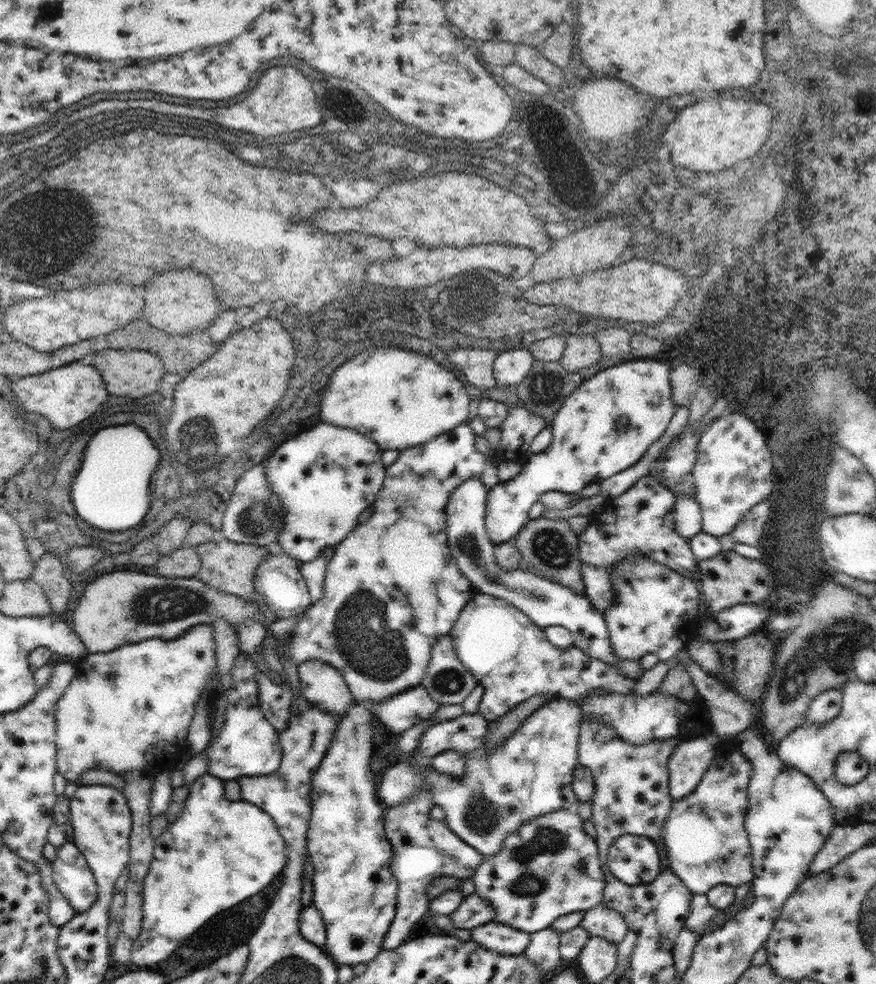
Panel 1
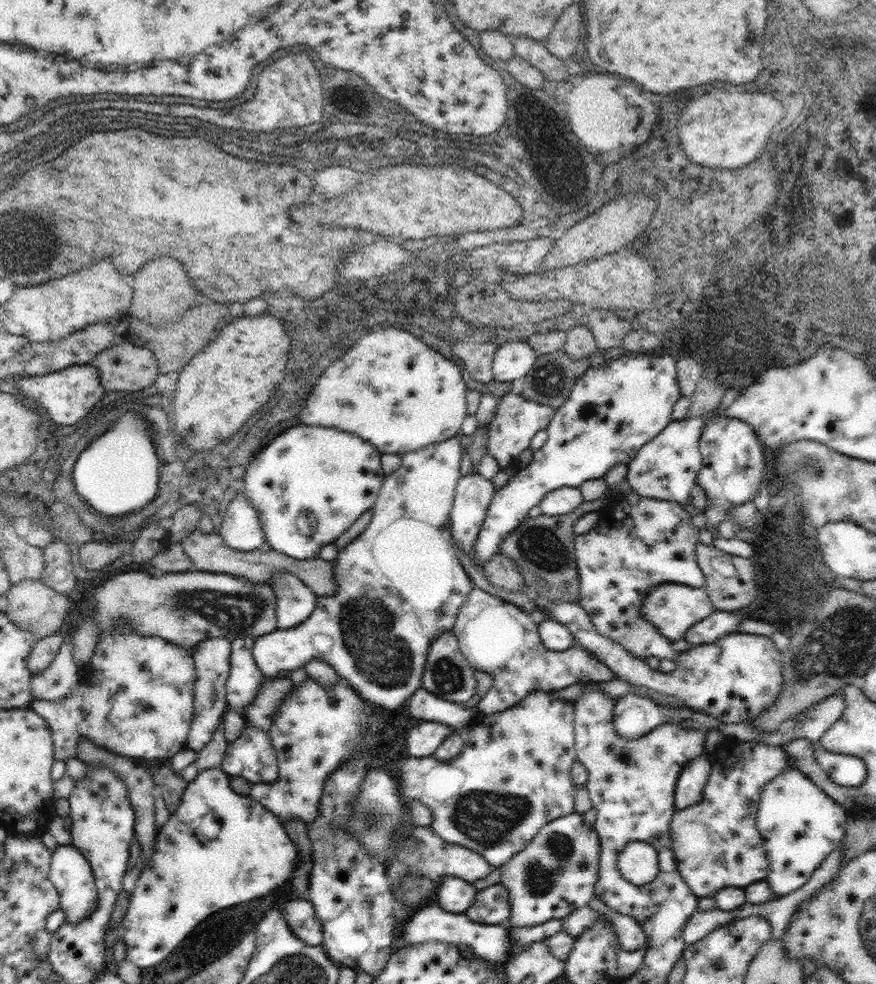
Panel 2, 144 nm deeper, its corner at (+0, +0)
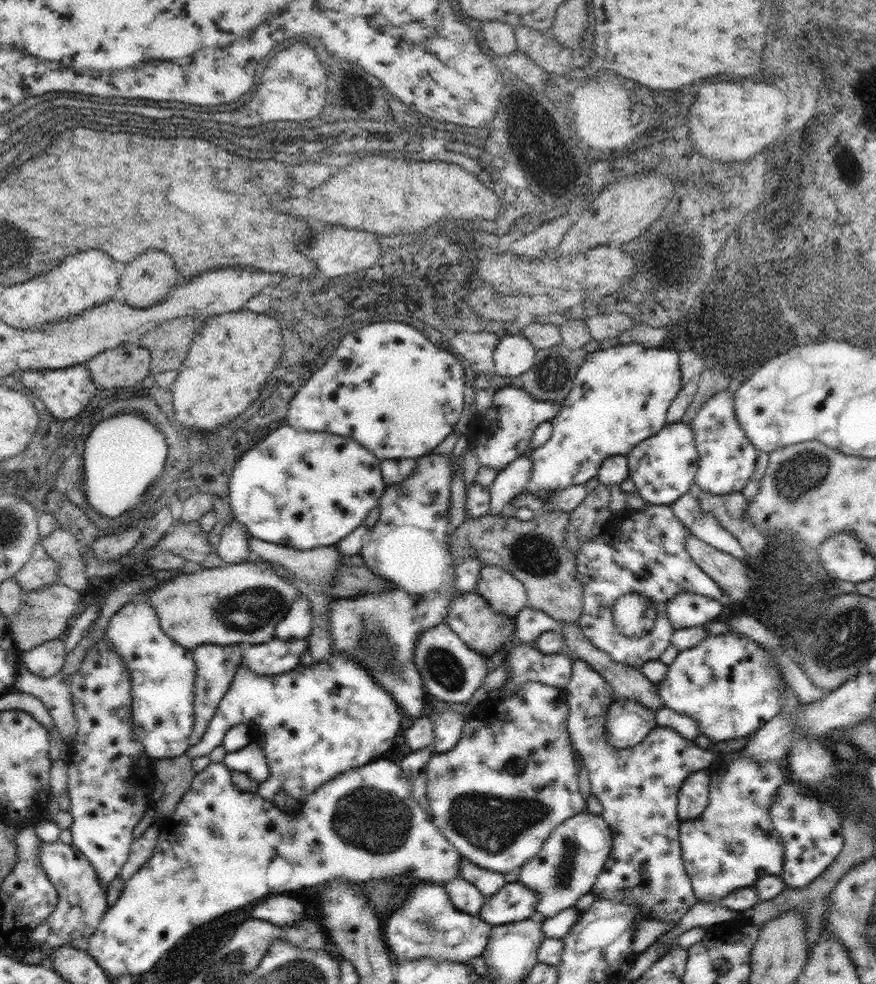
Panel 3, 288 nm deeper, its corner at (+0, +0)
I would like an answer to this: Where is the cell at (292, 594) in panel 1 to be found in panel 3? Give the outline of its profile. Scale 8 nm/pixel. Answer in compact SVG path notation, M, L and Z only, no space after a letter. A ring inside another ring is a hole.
M299 594L291 606L289 612L283 616L283 620L277 624L275 636L279 640L291 640L291 638L305 638L313 630L313 616L311 616L311 600L303 594Z

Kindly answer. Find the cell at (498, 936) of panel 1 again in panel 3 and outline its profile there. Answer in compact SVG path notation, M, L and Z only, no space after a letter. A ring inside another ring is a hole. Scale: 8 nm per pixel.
M435 882L411 884L411 888L405 894L409 894L405 904L399 910L395 910L389 916L389 920L385 920L383 926L385 942L395 962L409 962L419 958L433 960L443 958L449 962L469 964L469 960L479 958L483 954L491 938L491 926L483 922L479 916L471 916L457 910L449 902L441 884Z

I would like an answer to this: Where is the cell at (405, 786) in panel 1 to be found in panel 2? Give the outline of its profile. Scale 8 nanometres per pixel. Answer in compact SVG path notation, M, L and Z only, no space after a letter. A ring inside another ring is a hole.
M531 692L515 708L495 716L481 714L475 728L467 734L465 746L457 760L437 762L427 758L405 758L399 764L397 790L403 804L421 802L433 814L431 828L445 840L473 850L483 856L493 868L511 860L547 822L569 816L575 810L575 792L571 780L571 766L575 758L573 734L575 704L555 700L545 692Z

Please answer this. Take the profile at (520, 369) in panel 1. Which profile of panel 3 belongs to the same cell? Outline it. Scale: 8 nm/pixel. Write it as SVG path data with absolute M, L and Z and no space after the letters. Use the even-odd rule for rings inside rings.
M523 334L503 336L493 352L493 364L497 376L521 376L535 362L535 348Z

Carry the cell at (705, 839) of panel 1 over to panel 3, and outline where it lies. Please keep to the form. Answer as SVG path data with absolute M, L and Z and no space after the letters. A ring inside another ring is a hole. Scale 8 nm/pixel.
M733 752L733 758L727 766L727 772L723 768L709 768L711 780L709 780L709 804L707 808L693 820L679 822L679 844L681 844L681 860L685 866L685 872L691 880L691 888L695 898L701 902L719 902L729 892L741 890L741 888L753 888L755 882L761 876L779 876L783 870L783 846L777 836L777 832L771 830L771 822L767 818L767 810L771 806L773 794L779 790L779 786L787 780L785 778L785 766L781 762L755 762L751 756L741 752ZM737 772L743 772L743 788L737 786Z

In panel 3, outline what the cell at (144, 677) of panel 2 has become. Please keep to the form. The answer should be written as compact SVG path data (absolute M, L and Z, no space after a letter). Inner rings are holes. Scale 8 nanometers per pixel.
M145 602L125 606L121 604L121 608L111 616L103 638L107 640L109 648L121 656L129 670L129 718L133 728L131 740L139 744L149 760L173 760L177 756L185 756L195 724L193 652L179 646L161 632L157 614Z

